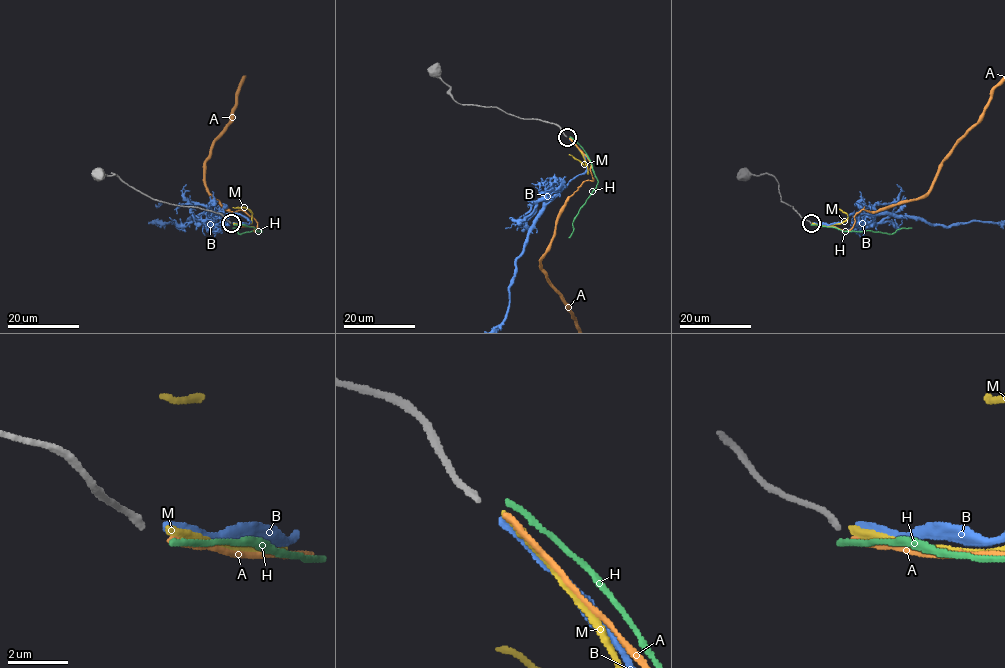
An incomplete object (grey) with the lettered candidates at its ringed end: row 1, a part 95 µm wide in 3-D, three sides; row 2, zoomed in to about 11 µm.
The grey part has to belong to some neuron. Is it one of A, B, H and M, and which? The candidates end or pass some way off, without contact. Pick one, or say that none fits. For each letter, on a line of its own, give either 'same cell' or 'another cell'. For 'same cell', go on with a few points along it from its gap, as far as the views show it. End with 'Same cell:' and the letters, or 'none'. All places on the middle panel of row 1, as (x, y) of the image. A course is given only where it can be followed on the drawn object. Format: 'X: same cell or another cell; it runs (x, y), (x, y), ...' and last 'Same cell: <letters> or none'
A: same cell
B: another cell
H: another cell
M: another cell
Same cell: A

